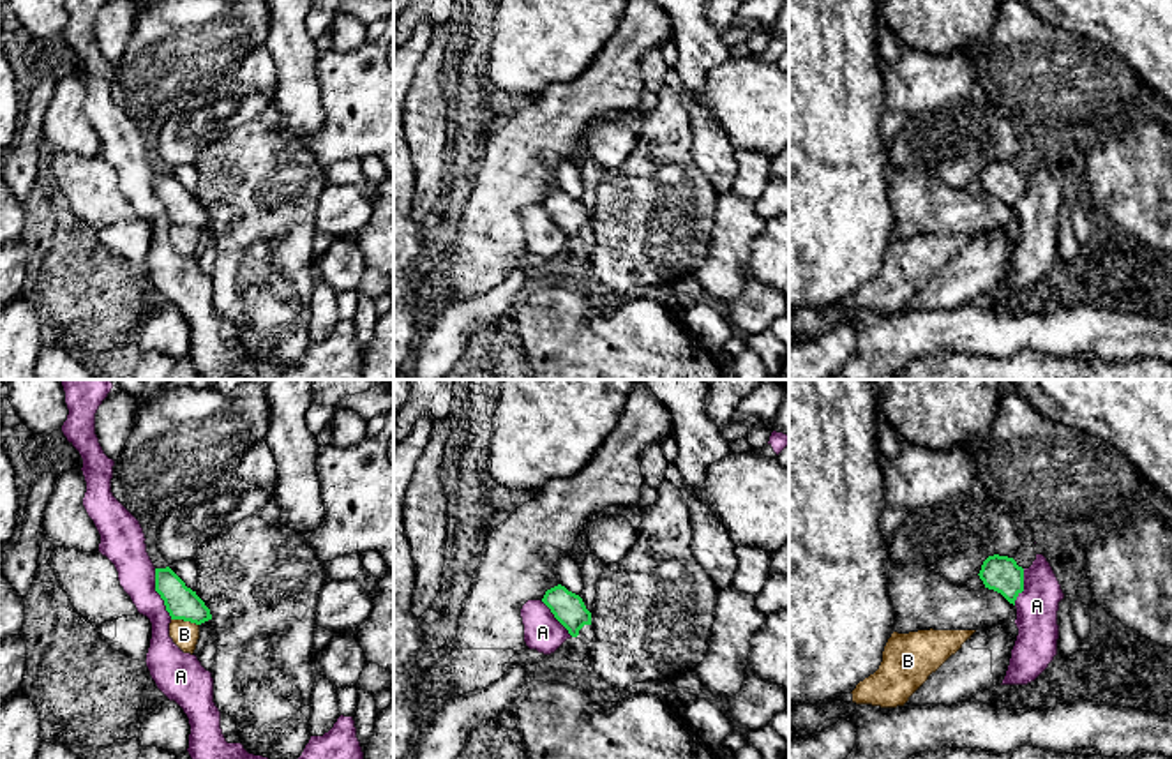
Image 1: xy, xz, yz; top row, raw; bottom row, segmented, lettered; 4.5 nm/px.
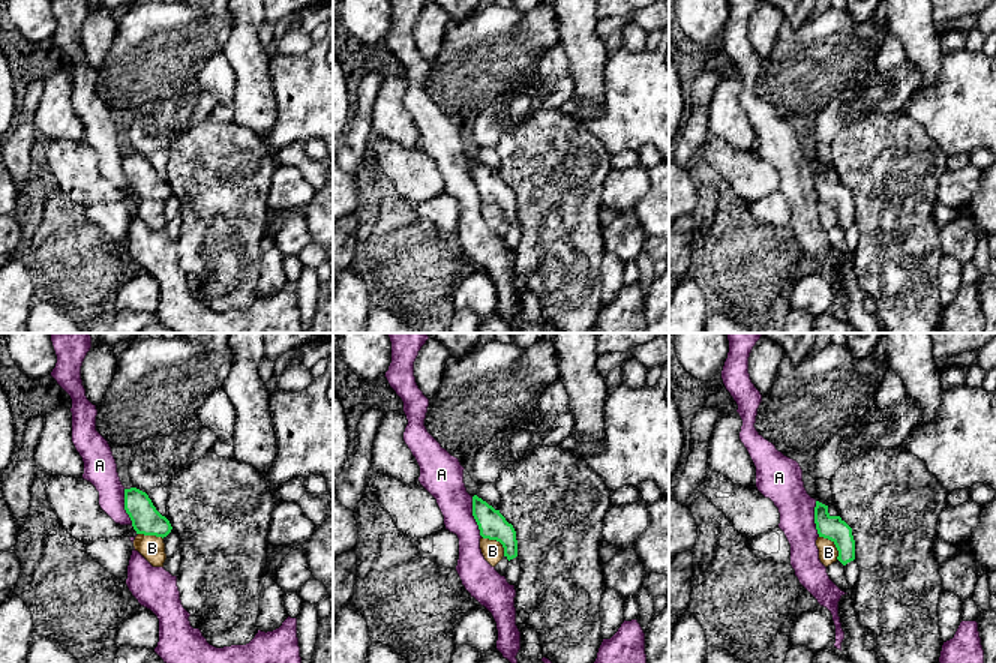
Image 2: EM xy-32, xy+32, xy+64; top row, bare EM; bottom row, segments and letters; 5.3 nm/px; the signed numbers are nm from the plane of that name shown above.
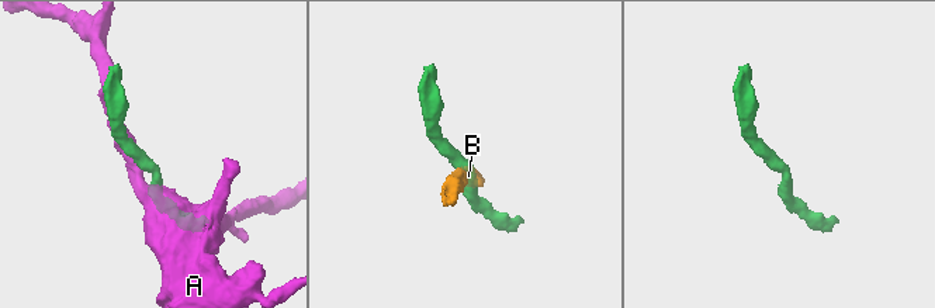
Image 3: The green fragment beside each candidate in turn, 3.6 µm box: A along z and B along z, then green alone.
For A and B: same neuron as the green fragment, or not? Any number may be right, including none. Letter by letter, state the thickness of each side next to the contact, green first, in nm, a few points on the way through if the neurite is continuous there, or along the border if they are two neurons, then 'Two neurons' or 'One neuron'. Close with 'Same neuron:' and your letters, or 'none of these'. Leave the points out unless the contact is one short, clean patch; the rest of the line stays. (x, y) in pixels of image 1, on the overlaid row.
A: Thickness 150 nm (green) against 180 nm. Boundary: xy (154, 569), (154, 590), (172, 618). Two neurons
B: Thickness 150 nm (green) against 120 nm. Boundary: xy (172, 618), (182, 618), (198, 625). Two neurons
Same neuron: none of these

